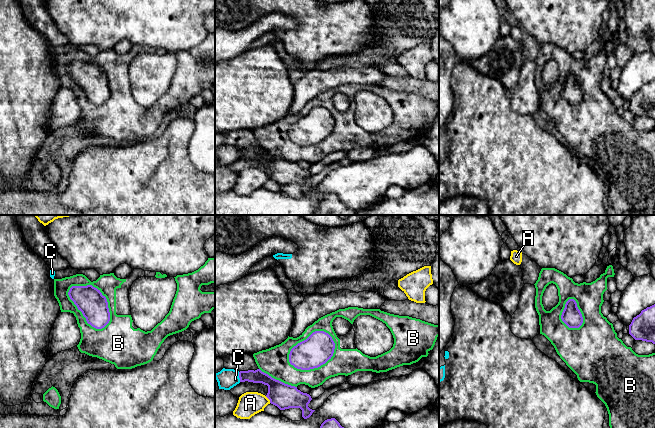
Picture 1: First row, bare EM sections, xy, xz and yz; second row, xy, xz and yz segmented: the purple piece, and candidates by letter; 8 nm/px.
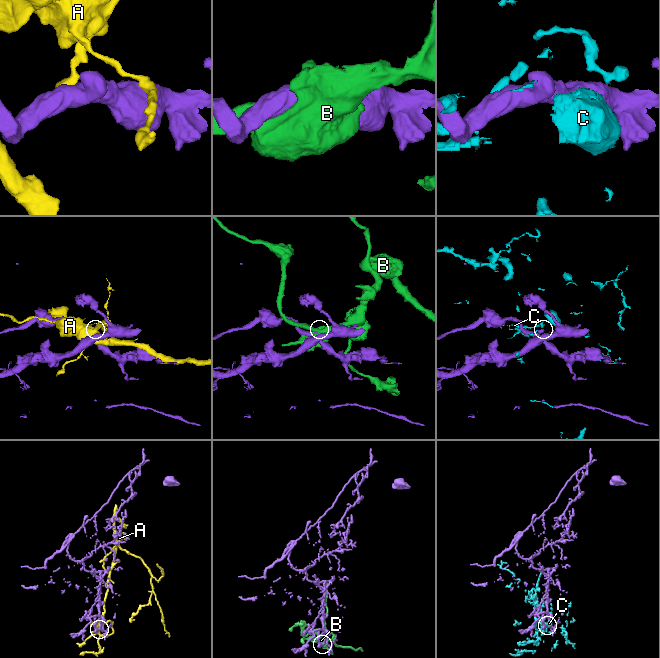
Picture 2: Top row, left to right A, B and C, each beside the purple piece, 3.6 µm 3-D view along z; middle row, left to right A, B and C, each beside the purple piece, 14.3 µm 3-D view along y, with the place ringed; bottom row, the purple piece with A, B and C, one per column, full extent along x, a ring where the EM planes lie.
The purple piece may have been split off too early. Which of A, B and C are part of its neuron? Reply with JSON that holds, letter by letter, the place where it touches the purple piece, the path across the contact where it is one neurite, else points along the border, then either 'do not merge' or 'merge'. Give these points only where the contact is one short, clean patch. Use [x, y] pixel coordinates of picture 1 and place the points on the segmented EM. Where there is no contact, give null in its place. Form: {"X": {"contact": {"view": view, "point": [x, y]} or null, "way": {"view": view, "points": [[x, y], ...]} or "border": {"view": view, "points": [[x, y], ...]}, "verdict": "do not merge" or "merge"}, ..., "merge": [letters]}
{"A": {"contact": {"view": "xz", "point": [268, 398]}, "verdict": "do not merge"}, "B": {"contact": {"view": "xy", "point": [100, 292]}, "verdict": "do not merge"}, "C": {"contact": {"view": "xz", "point": [239, 377]}, "verdict": "do not merge"}, "merge": []}

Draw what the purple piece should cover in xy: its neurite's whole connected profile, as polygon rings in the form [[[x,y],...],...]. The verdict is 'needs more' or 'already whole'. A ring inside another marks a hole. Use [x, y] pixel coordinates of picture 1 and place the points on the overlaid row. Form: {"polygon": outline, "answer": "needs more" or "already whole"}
{"polygon": [[[92,285],[72,286],[68,295],[92,327],[102,329],[109,323],[108,302],[100,290]]], "answer": "already whole"}

